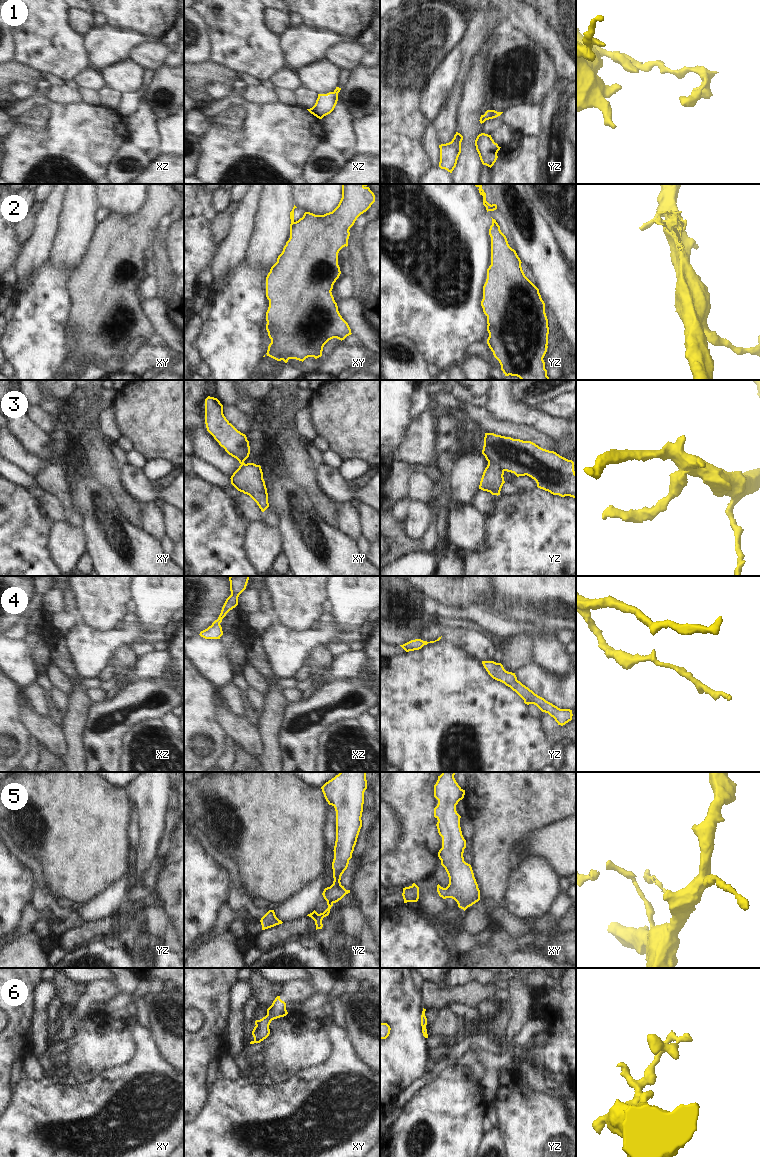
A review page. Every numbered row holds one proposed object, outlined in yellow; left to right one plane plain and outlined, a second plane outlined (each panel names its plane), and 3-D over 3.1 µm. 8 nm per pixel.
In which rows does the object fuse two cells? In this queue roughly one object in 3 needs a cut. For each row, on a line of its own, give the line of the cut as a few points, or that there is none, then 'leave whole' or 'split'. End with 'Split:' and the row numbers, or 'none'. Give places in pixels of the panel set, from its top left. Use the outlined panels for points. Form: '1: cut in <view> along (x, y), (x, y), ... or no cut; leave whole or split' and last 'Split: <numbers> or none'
1: no cut; leave whole
2: cut in xy along (295, 222), (294, 227), (290, 231); split
3: cut in yz along (488, 462), (496, 464), (503, 471); split
4: no cut; leave whole
5: no cut; leave whole
6: no cut; leave whole
Split: 2, 3

